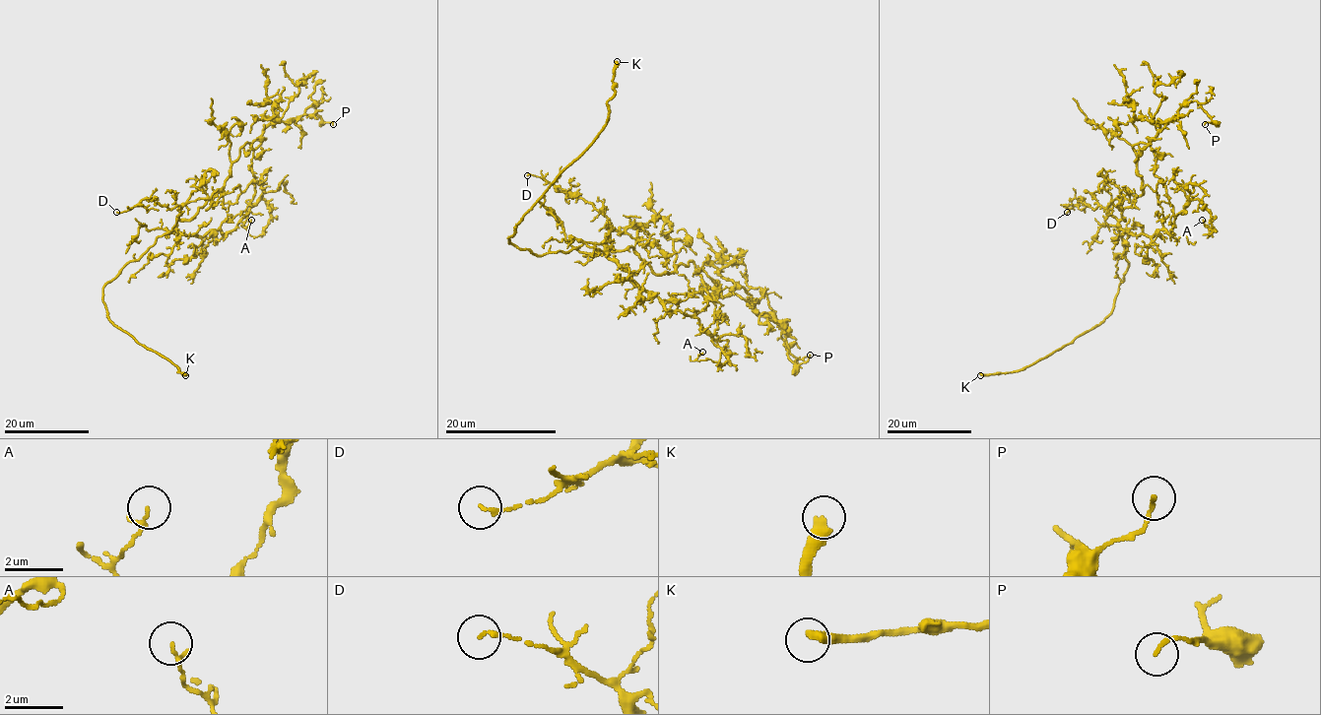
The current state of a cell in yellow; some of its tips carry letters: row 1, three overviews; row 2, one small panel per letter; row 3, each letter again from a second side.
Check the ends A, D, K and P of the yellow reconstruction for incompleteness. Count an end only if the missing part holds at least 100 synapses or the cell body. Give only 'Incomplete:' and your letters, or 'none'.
Incomplete: K

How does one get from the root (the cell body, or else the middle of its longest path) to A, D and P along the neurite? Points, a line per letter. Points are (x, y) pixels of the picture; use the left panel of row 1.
A: (168, 231), (202, 236), (220, 230), (227, 234), (262, 198), (270, 220), (257, 236), (245, 227), (251, 220)
D: (168, 231), (175, 226), (178, 206), (168, 209), (144, 198), (135, 207), (116, 212)
P: (168, 231), (223, 187), (239, 149), (274, 120), (293, 121), (314, 101), (315, 112), (333, 124)

